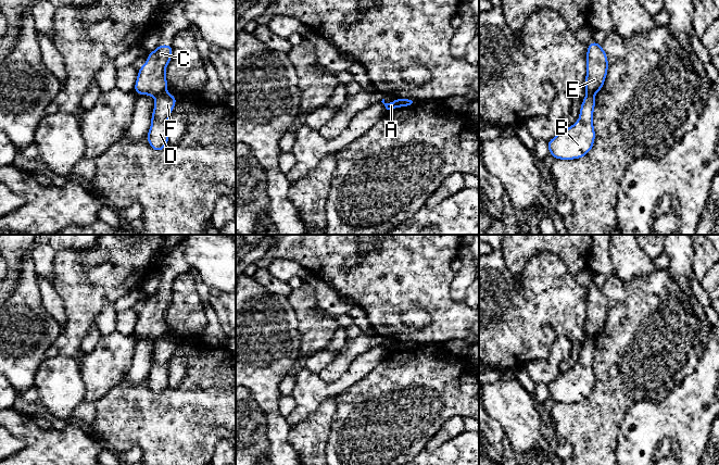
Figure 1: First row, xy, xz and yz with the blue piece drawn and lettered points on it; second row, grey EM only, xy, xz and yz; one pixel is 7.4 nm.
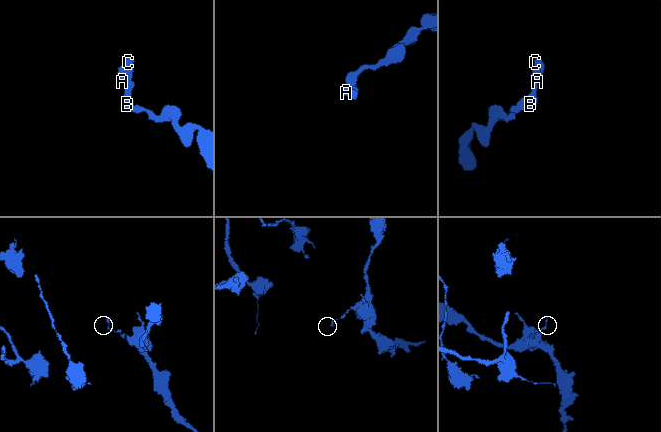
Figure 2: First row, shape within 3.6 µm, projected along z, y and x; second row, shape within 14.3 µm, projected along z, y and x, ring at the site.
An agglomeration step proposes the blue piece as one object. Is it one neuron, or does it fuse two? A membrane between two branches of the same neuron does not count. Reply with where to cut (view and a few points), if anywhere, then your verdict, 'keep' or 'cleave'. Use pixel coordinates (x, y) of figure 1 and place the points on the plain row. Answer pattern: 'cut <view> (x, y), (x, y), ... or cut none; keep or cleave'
cut xy (165, 335), (154, 340); cleave

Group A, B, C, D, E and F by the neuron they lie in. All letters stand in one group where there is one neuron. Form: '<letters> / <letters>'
A C E / B D F

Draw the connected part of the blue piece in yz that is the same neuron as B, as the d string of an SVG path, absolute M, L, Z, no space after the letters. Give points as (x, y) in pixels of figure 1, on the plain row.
M586 338L582 344L579 363L570 370L560 373L547 385L550 397L554 402L581 402L593 391L595 374L593 370L594 339Z

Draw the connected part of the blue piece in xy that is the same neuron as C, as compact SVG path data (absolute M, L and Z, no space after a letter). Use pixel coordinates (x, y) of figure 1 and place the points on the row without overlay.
M172 287L159 288L153 296L149 296L147 305L138 314L134 330L139 339L148 338L155 341L167 335L165 313L172 299Z

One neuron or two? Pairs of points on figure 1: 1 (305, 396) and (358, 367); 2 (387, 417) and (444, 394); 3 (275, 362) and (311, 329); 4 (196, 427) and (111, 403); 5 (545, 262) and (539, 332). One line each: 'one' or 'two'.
1: one
2: one
3: two
4: one
5: one

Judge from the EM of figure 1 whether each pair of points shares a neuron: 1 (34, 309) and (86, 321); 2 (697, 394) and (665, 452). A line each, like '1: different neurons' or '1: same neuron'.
1: different neurons
2: same neuron

